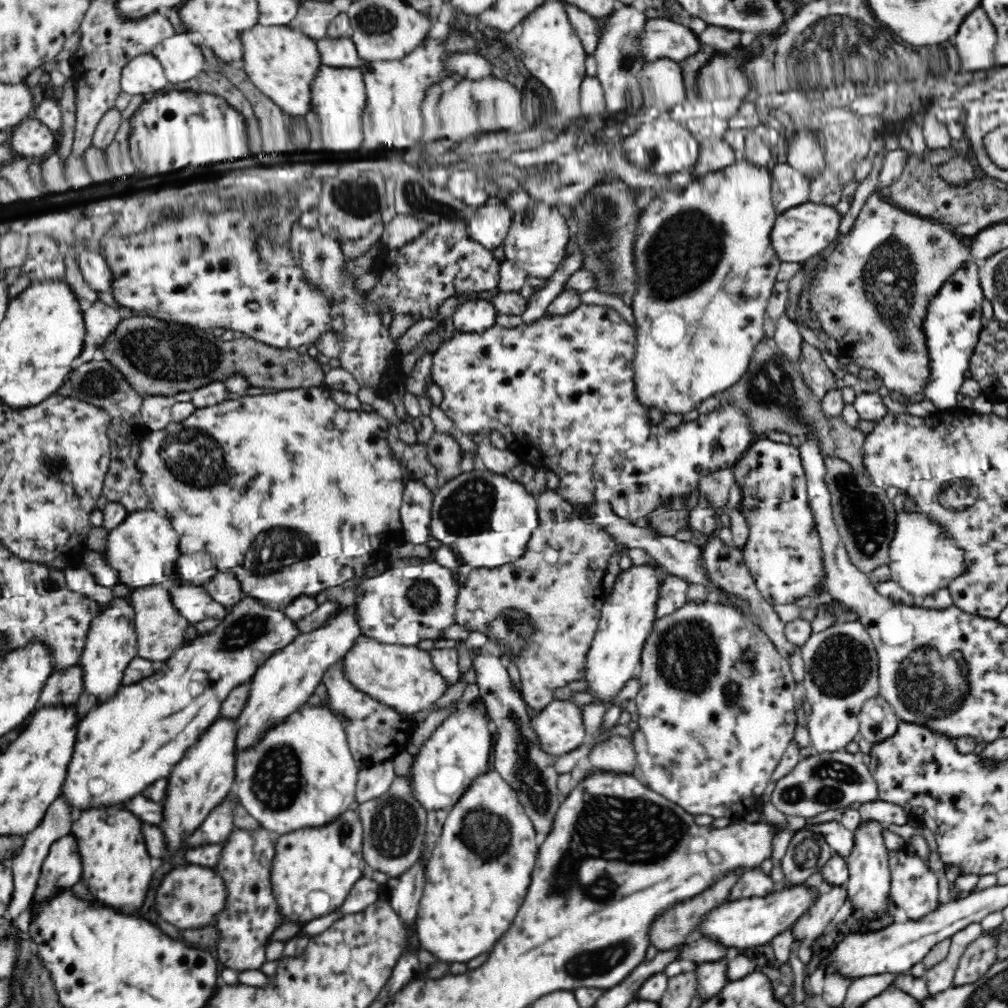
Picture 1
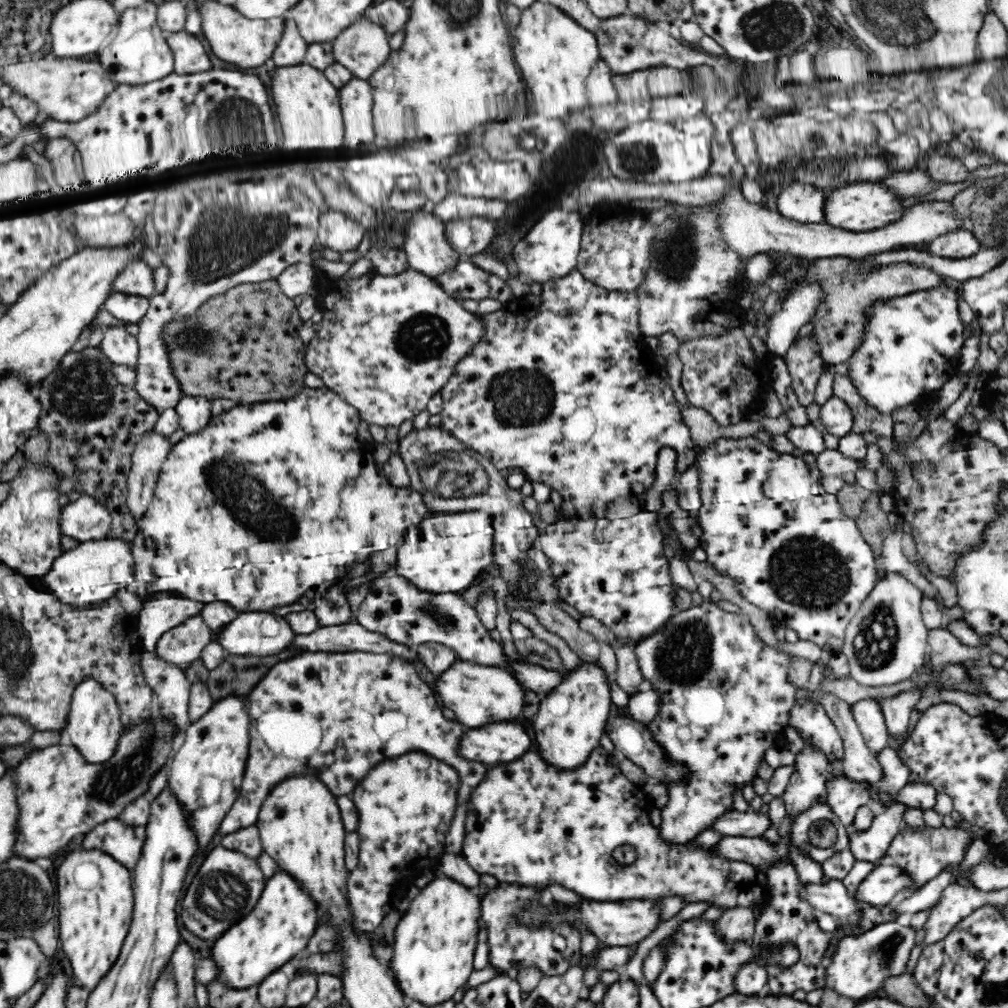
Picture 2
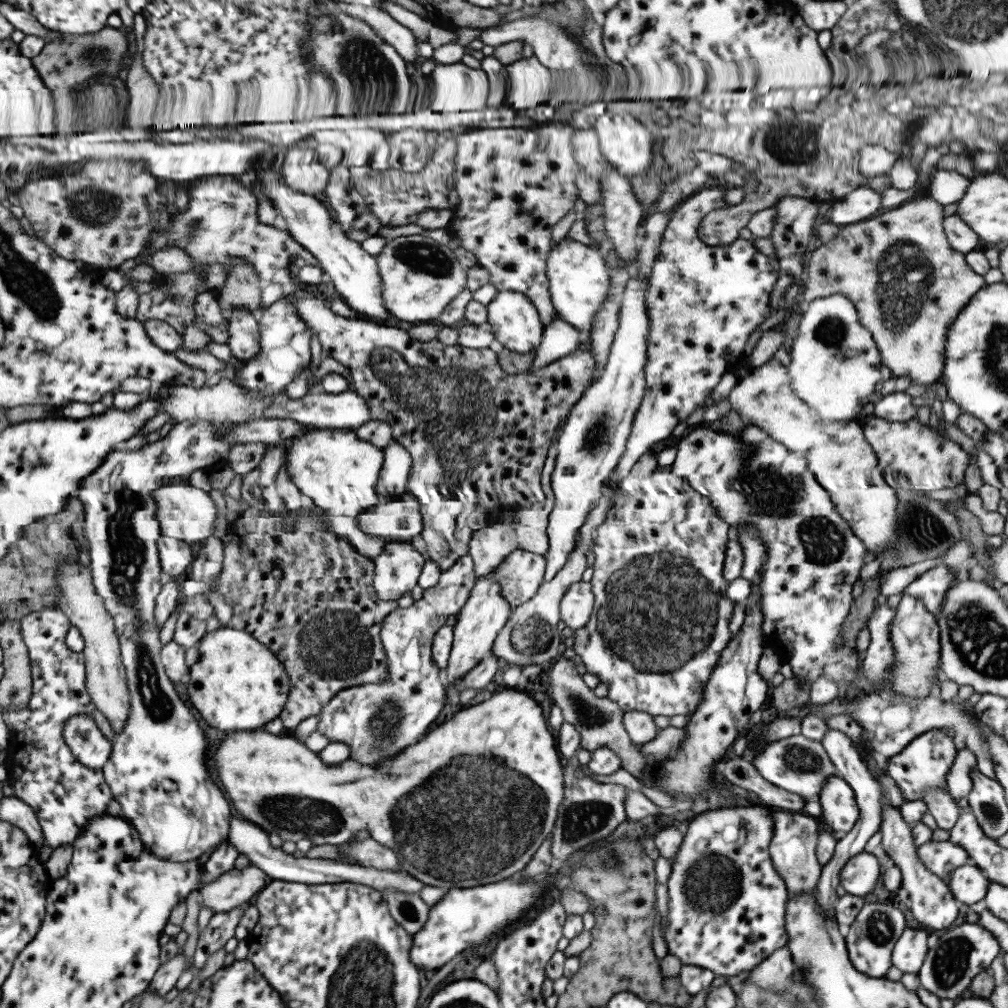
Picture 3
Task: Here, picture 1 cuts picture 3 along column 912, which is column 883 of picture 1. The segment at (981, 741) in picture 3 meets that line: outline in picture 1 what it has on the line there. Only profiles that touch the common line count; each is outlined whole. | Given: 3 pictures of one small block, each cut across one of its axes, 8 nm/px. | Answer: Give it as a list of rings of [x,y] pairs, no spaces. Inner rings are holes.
[[[880,695],[871,698],[861,708],[859,735],[874,745],[896,733],[900,720],[886,699]]]

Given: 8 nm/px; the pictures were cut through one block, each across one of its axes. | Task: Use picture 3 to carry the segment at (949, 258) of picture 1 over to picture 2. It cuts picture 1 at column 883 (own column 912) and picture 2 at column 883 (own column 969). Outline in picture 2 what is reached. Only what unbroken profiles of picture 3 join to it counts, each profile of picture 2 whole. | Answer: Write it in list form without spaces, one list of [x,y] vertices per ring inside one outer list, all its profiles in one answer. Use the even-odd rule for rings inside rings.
[[[838,256],[815,260],[814,265],[816,266],[815,276],[808,277],[807,274],[803,280],[816,279],[816,281],[820,281],[825,294],[827,294],[824,303],[810,321],[815,325],[812,335],[816,337],[816,341],[820,345],[820,353],[828,365],[848,362],[848,358],[852,356],[855,346],[861,339],[865,323],[864,309],[868,308],[872,302],[884,300],[884,298],[888,300],[888,298],[906,296],[906,294],[912,294],[915,291],[938,289],[944,284],[953,285],[932,270],[908,264],[883,267],[875,272],[862,273],[858,260]]]

